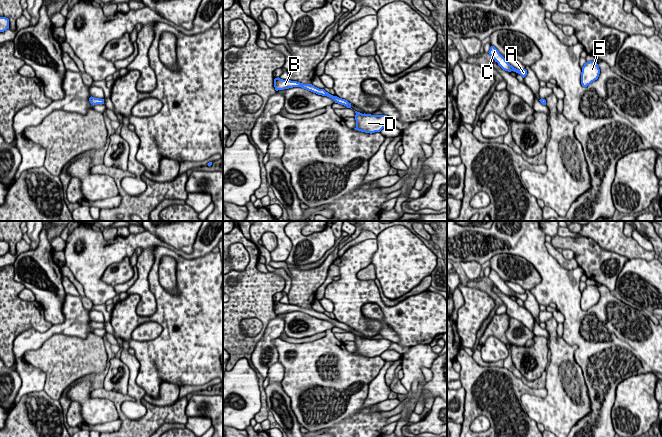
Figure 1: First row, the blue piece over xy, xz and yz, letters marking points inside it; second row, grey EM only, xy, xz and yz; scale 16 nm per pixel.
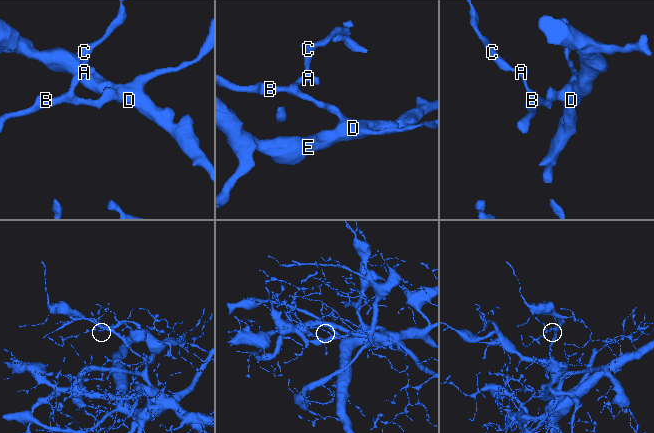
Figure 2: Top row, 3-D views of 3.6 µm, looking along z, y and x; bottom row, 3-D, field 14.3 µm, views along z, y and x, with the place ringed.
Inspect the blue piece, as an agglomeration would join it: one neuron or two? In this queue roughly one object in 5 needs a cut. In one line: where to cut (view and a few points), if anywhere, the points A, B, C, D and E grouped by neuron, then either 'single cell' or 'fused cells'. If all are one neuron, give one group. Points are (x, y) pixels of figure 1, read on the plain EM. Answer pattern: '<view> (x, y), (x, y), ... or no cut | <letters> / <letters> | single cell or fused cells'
no cut | A B C D E | single cell

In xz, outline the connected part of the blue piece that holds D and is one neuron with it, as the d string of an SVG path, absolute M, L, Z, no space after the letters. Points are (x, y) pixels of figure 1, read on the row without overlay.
M357 335L355 337L356 351L354 353L365 357L380 356L391 345L391 341L387 339L362 338Z

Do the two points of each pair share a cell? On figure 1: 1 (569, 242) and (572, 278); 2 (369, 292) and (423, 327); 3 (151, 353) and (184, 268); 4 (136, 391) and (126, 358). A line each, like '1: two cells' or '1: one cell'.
1: two cells
2: one cell
3: one cell
4: one cell

